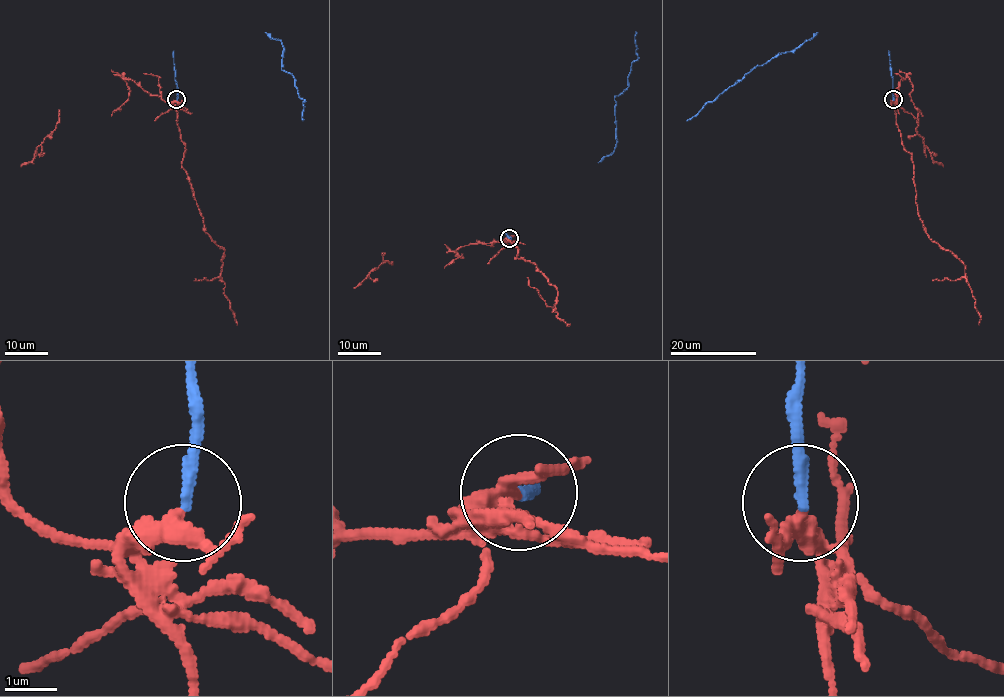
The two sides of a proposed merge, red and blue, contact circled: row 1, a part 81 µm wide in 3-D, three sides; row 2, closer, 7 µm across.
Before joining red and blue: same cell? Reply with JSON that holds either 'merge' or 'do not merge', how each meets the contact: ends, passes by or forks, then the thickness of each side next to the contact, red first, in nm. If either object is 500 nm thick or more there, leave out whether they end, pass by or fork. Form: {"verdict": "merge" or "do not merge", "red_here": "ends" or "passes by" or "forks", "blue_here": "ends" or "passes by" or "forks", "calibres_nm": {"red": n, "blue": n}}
{"verdict": "do not merge", "red_here": "passes by", "blue_here": "ends", "calibres_nm": {"red": 280, "blue": 220}}

